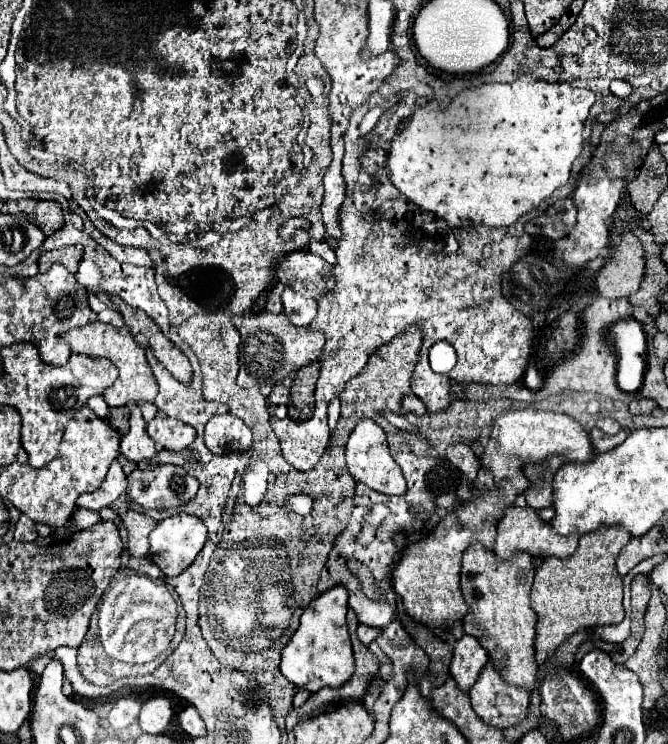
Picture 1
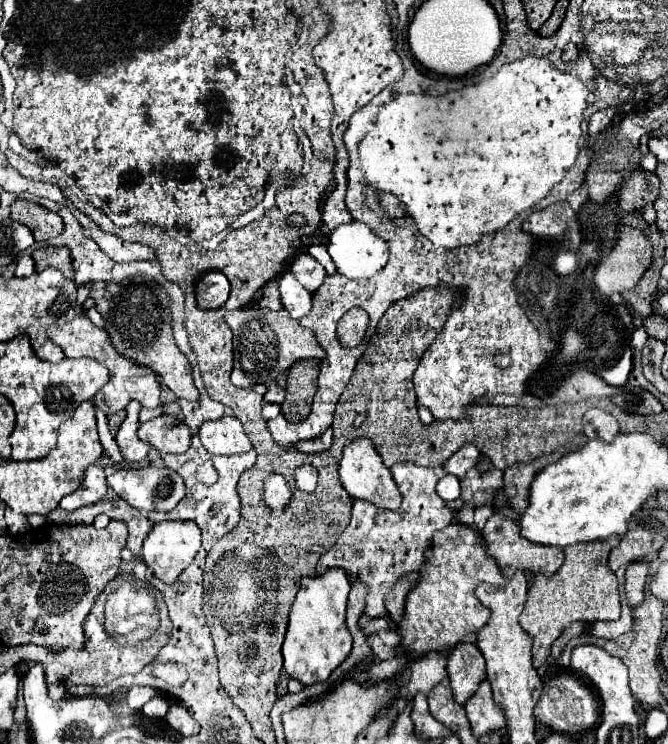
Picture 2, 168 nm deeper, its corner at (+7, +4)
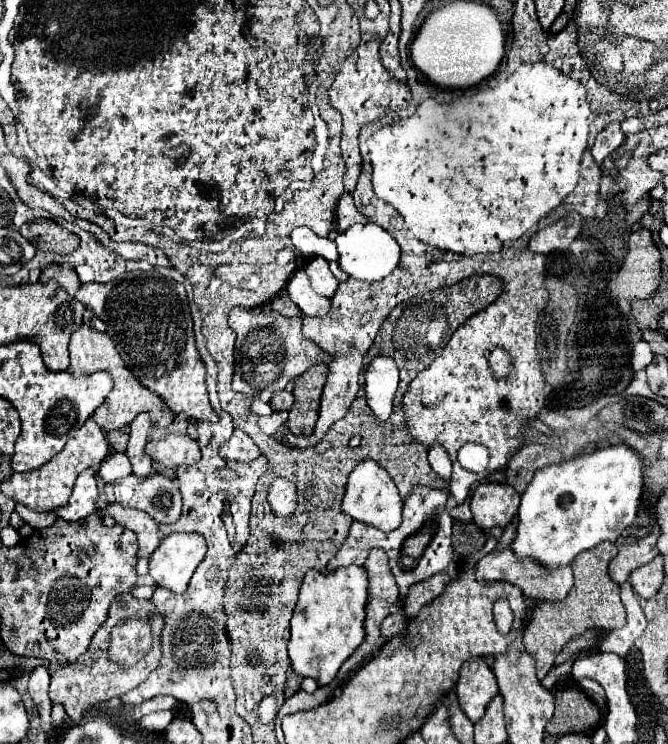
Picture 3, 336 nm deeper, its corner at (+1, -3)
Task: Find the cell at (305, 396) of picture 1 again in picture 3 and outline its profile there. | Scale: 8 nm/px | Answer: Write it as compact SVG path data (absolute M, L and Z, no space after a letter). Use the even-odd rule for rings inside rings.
M319 363L295 379L295 403L289 409L287 427L295 435L311 435L319 417L321 391L327 377L327 365Z

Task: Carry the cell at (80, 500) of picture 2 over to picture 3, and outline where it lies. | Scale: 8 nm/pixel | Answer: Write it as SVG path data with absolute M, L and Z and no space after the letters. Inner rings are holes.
M85 469L77 477L77 483L69 497L69 503L59 507L55 513L57 513L57 517L61 517L65 521L79 521L97 509L95 507L97 495L99 495L99 489L97 489L97 481L95 481L95 471Z

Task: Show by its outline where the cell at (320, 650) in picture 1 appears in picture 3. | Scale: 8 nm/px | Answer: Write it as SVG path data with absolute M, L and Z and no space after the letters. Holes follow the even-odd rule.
M341 567L335 571L307 571L291 617L289 659L301 677L313 677L319 685L335 679L345 659L365 639L365 605L369 597L367 571L363 567Z

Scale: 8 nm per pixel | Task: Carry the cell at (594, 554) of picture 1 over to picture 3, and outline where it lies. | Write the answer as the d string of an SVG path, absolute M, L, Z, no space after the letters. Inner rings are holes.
M605 541L593 549L577 555L577 559L571 565L573 573L575 573L575 585L573 585L569 597L565 597L565 601L561 601L561 603L543 601L533 611L529 623L525 625L525 631L523 631L523 645L525 645L525 651L535 659L539 681L549 673L549 669L555 663L555 657L561 653L563 645L569 639L573 639L593 627L613 631L613 629L621 629L621 625L625 625L625 607L619 599L619 585L615 581L611 581L611 577L607 573L607 565L615 555L617 555L617 547L611 541Z

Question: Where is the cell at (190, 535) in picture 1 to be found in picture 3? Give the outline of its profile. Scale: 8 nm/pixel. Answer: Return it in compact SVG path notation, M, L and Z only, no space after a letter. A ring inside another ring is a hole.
M171 533L149 557L149 575L157 587L185 593L191 575L205 559L205 539L197 533Z

